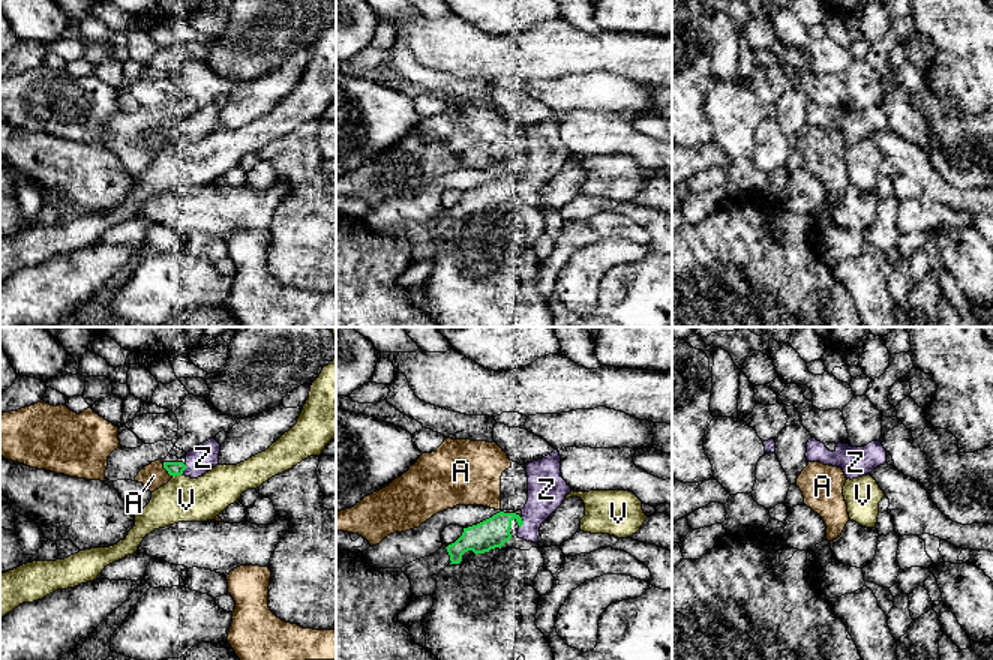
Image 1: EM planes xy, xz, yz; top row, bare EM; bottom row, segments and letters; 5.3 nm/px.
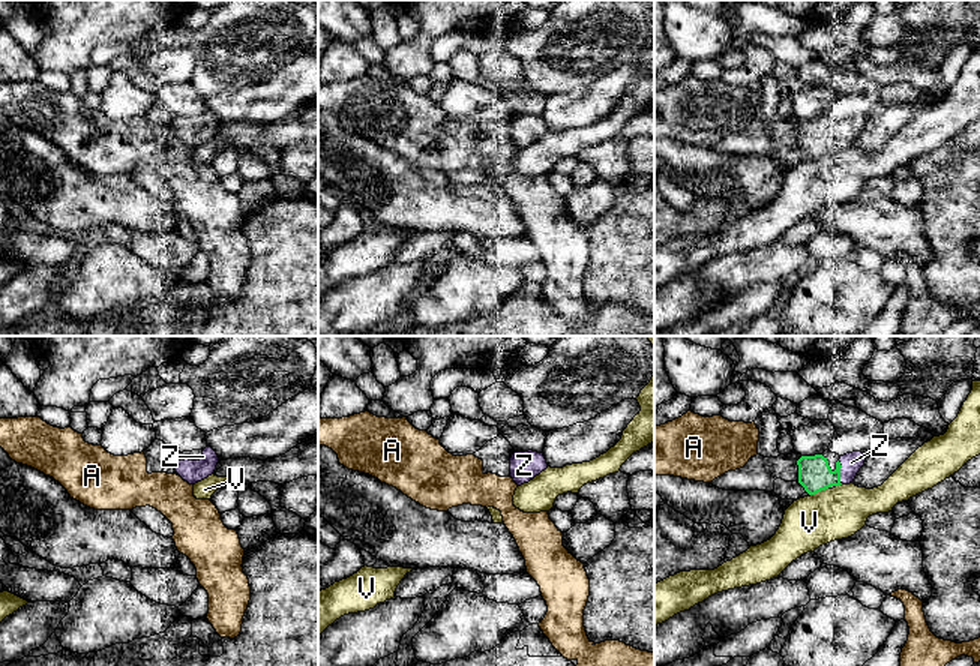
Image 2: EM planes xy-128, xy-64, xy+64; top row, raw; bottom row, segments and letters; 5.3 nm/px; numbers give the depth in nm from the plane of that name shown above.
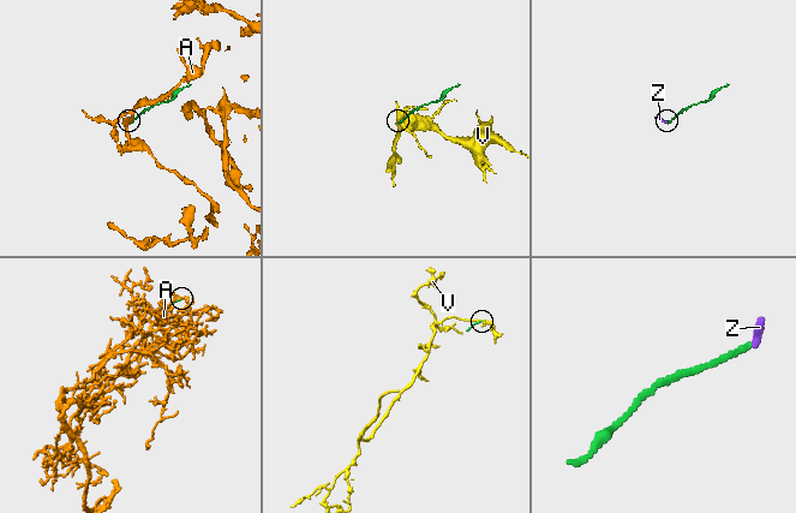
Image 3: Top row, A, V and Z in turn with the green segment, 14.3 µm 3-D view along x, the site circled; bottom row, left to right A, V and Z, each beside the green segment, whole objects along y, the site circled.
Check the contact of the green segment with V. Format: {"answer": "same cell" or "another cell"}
{"answer": "another cell"}

